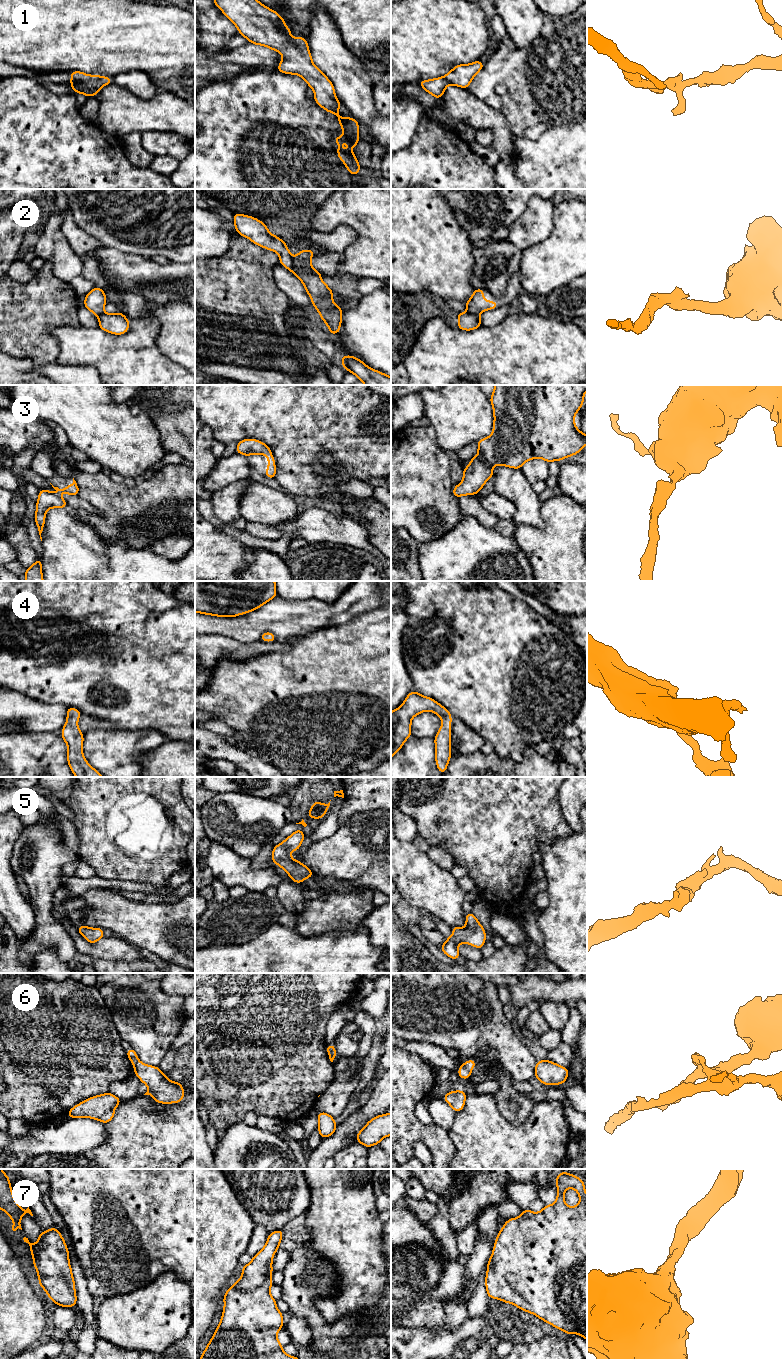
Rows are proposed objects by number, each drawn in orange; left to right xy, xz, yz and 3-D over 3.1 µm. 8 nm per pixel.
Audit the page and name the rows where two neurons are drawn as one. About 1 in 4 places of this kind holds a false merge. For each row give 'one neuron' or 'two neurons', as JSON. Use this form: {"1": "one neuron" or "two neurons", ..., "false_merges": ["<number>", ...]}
{"1": "one neuron", "2": "two neurons", "3": "one neuron", "4": "one neuron", "5": "one neuron", "6": "one neuron", "7": "one neuron", "false_merges": ["2"]}

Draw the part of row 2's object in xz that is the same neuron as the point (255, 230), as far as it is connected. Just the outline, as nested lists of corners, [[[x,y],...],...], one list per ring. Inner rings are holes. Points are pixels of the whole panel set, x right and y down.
[[[234,213],[233,220],[239,235],[248,238],[254,244],[267,250],[275,251],[280,257],[279,264],[289,269],[296,276],[293,257],[291,256],[286,243],[279,237],[271,234],[262,221],[252,216],[238,213]]]

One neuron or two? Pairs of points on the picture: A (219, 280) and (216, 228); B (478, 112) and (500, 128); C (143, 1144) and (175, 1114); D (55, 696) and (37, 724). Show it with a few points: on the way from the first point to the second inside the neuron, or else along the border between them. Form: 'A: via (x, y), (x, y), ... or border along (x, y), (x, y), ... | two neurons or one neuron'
A: border along (232, 236), (230, 246), (224, 253), (205, 258) | two neurons
B: via (483, 117), (491, 119), (495, 123) | one neuron
C: via (151, 1138), (167, 1122) | one neuron
D: border along (28, 697), (48, 703), (61, 703), (66, 708) | two neurons

